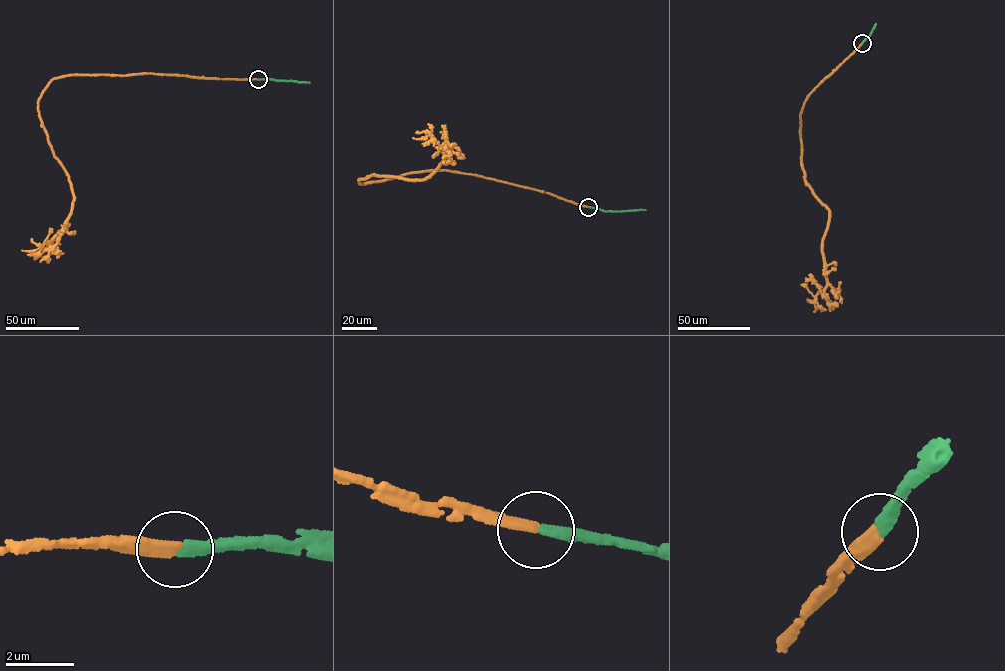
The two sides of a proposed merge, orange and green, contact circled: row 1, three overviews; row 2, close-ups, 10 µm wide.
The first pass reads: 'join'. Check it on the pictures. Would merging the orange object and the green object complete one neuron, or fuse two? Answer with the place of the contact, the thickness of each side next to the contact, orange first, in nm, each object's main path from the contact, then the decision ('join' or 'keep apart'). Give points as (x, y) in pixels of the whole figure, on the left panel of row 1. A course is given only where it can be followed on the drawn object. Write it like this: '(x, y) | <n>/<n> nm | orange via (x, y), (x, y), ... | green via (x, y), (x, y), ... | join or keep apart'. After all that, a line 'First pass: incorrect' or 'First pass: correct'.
(258, 79) | 320/300 nm | orange via (258, 79), (150, 73), (55, 78), (39, 100), (39, 116), (68, 177), (72, 213), (49, 241), (21, 250) | green via (258, 79), (310, 82) | join
First pass: correct

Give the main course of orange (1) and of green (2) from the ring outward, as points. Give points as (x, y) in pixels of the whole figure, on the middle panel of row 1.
1: (588, 207), (450, 171), (360, 183), (375, 173), (430, 175), (449, 150), (430, 135), (412, 137)
2: (588, 207), (611, 211), (645, 209)

